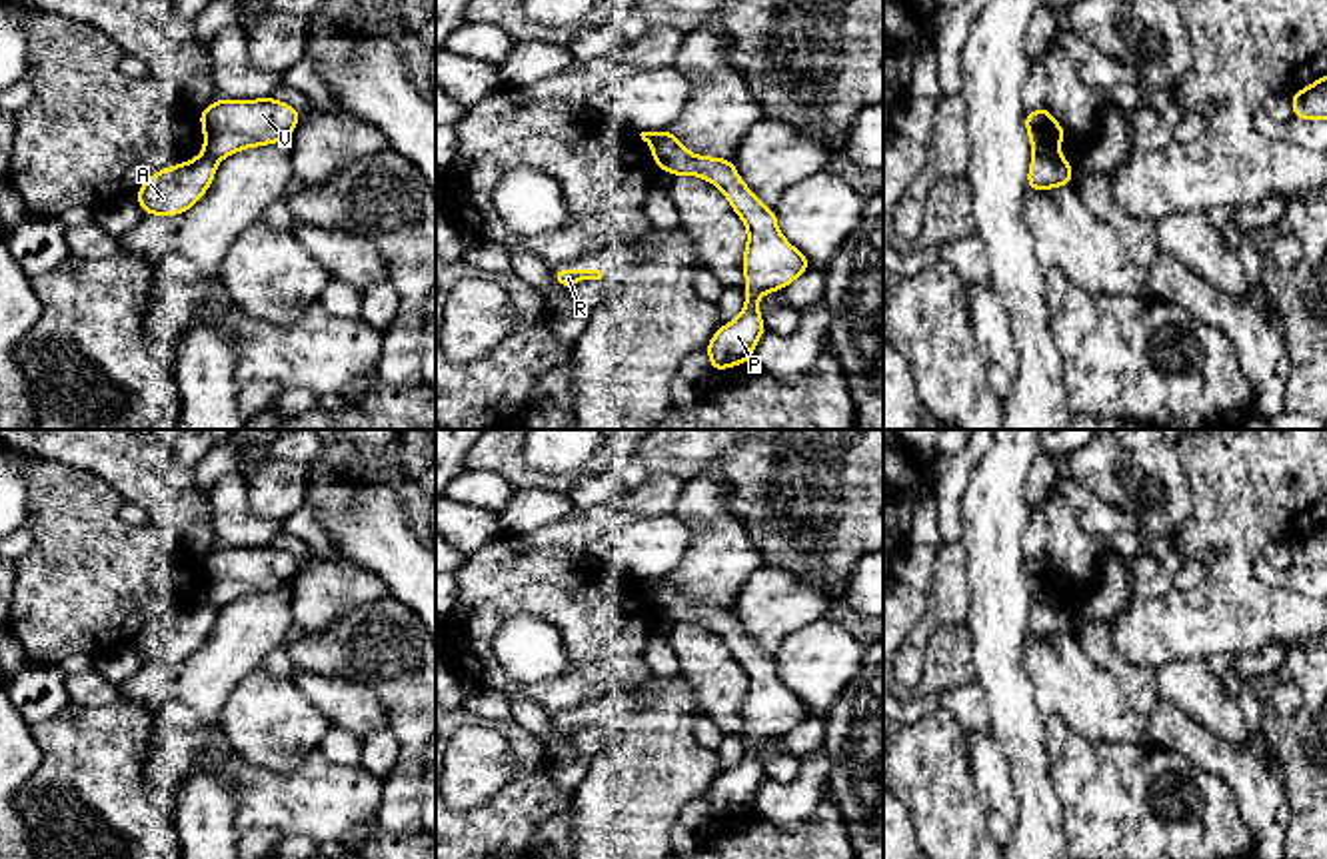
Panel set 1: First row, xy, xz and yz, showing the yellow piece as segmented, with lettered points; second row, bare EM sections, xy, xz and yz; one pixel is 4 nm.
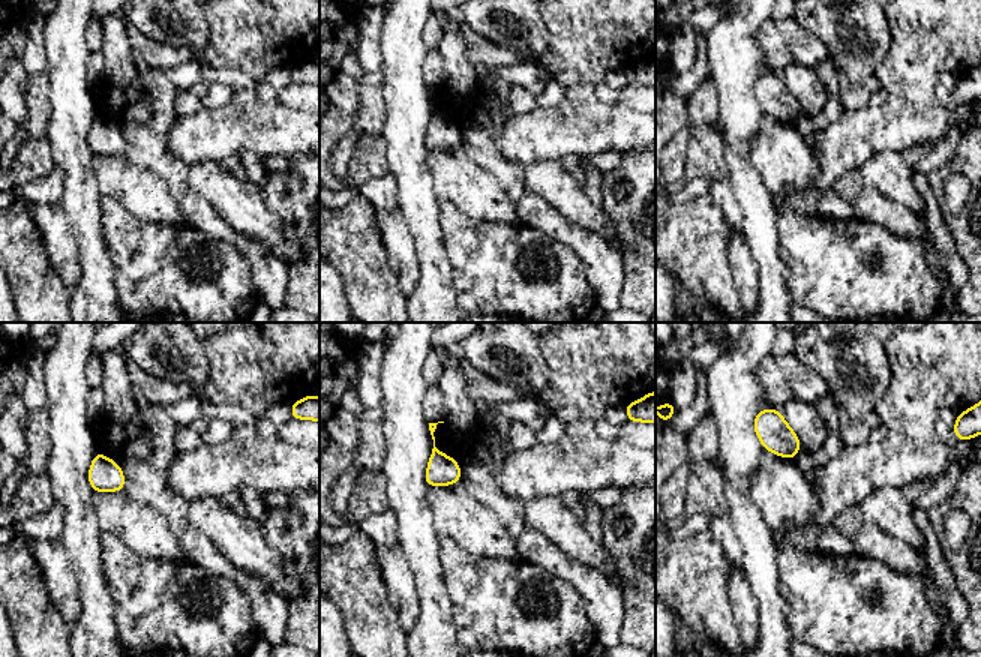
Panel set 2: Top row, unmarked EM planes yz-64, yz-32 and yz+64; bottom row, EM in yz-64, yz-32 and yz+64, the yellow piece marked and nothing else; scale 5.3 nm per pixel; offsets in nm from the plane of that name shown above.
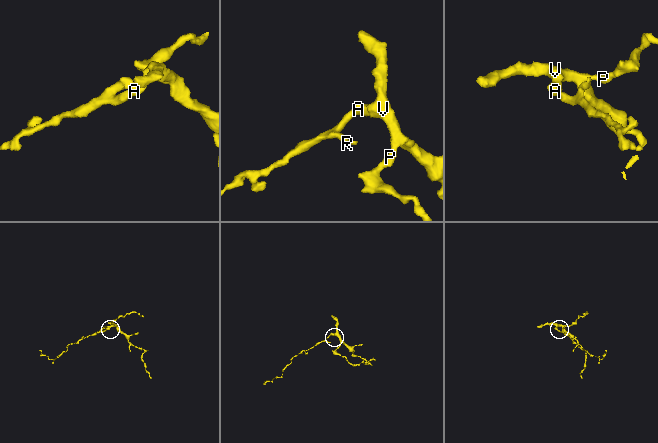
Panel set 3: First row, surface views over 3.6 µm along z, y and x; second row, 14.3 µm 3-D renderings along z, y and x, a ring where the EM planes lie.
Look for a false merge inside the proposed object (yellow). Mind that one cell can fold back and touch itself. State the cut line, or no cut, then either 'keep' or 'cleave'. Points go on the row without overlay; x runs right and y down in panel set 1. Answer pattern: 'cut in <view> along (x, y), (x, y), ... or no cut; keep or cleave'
cut in yz along (1034, 596), (1062, 606); cleave

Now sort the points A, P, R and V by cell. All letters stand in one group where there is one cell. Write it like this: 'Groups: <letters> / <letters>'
Groups: A R / P V

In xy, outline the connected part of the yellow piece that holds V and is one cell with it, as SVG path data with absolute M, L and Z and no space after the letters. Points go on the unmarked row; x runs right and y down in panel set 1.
M218 545L200 561L204 601L214 609L244 595L258 595L292 585L302 559L276 545Z

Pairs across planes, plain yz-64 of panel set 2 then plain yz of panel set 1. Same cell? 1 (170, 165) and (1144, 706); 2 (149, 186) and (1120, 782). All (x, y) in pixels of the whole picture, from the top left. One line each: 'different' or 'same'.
1: same
2: different

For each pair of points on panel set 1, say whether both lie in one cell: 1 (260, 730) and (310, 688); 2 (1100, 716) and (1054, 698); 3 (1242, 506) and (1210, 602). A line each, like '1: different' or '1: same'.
1: different
2: same
3: same

